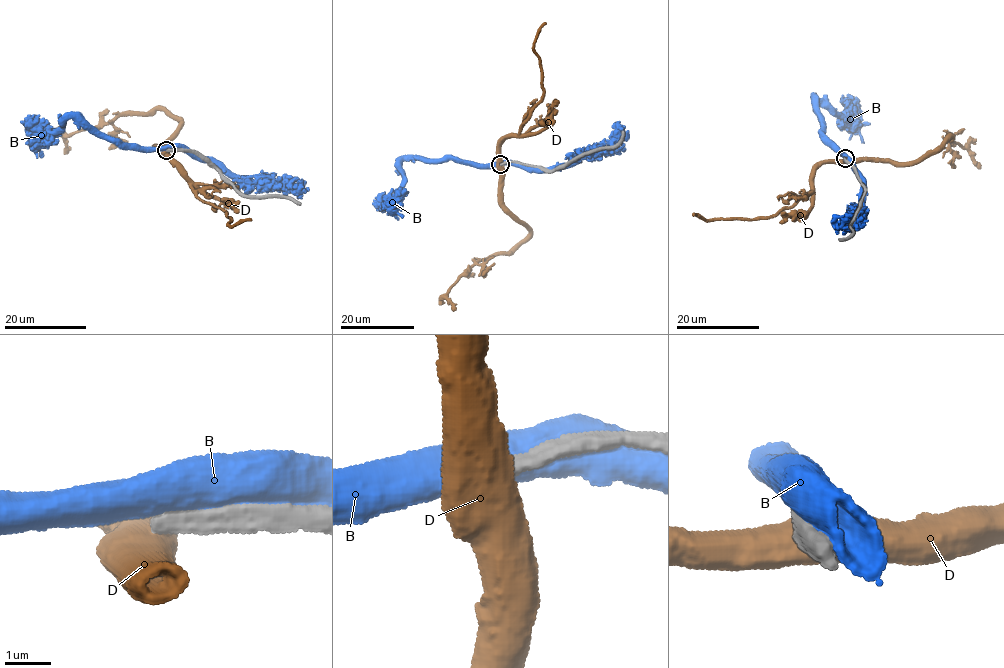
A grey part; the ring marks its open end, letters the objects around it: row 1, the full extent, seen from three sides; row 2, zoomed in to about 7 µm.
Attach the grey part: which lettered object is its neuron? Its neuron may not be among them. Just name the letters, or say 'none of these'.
none of these

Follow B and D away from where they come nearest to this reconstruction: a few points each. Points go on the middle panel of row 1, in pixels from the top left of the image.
B: (506, 163), (468, 165), (451, 159), (407, 158), (401, 165), (404, 186), (394, 209), (402, 218)
D: (500, 164), (502, 204), (530, 235), (506, 253), (478, 259), (460, 274), (447, 296), (456, 309)

